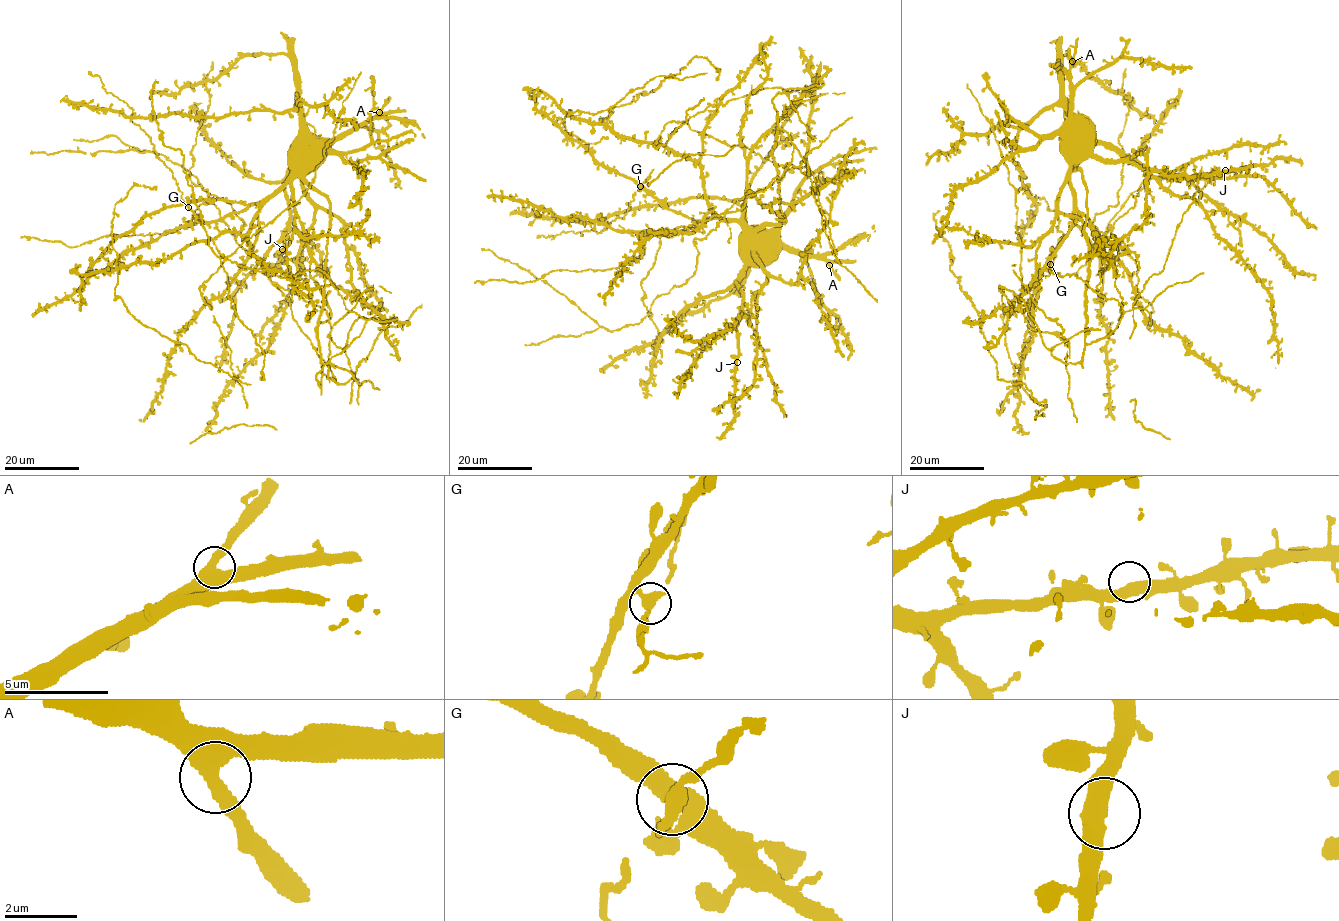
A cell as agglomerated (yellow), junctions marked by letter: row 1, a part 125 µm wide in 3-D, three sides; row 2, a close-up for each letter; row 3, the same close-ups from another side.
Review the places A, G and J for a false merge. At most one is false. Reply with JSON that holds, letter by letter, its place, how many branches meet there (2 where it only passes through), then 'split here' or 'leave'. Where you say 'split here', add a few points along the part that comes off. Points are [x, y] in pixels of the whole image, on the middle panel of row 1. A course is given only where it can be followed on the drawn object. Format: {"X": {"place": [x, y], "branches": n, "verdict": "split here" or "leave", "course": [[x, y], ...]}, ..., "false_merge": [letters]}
{"A": {"place": [829, 265], "branches": 2, "verdict": "leave"}, "G": {"place": [640, 186], "branches": 2, "verdict": "leave"}, "J": {"place": [737, 362], "branches": 2, "verdict": "leave"}, "false_merge": []}

